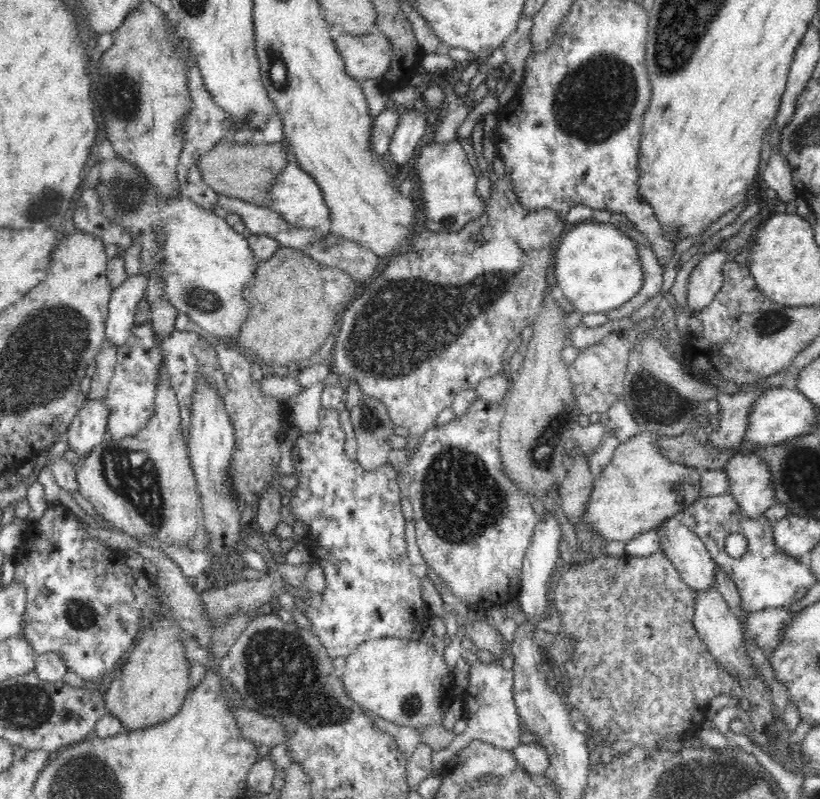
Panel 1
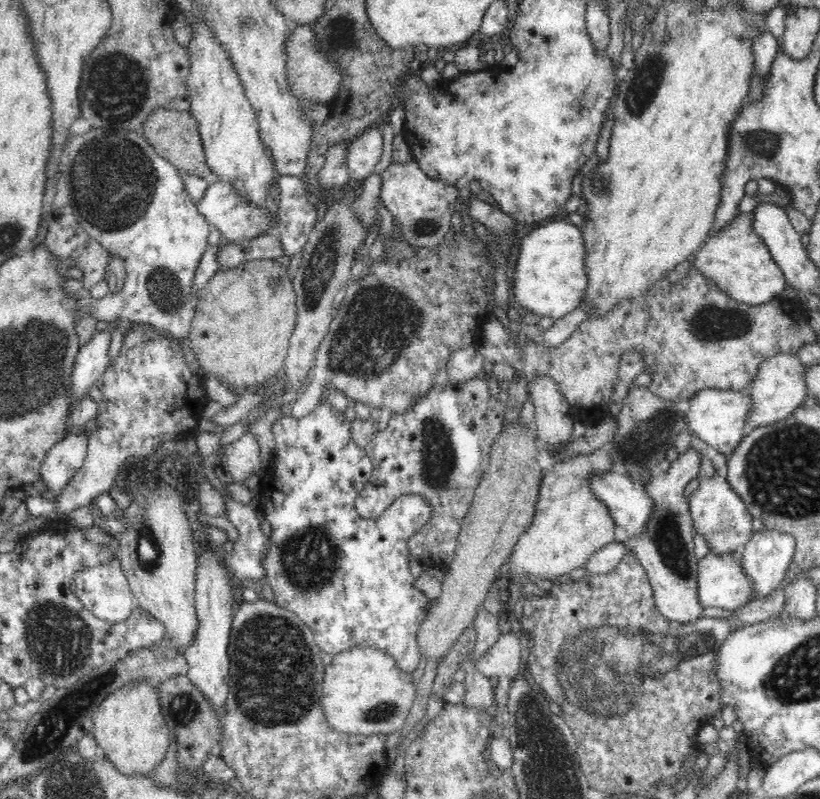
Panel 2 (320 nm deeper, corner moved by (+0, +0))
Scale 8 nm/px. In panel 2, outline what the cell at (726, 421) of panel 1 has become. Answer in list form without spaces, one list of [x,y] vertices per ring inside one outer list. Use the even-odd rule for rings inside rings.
[[[690,446],[679,455],[666,472],[656,473],[643,486],[654,503],[653,513],[645,529],[637,537],[628,537],[620,530],[621,541],[628,552],[634,553],[647,572],[658,611],[670,621],[690,623],[704,618],[704,607],[698,600],[698,565],[695,557],[693,522],[685,492],[692,478],[700,479],[700,453]]]

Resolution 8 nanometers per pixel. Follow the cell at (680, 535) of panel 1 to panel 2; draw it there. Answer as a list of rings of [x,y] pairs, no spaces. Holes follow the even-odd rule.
[[[620,470],[592,474],[590,488],[610,511],[613,522],[628,537],[637,537],[653,513],[654,503],[628,475]]]

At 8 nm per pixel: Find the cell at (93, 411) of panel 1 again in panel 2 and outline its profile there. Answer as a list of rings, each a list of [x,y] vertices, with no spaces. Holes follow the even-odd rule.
[[[85,431],[64,437],[50,448],[40,470],[46,488],[59,492],[73,480],[78,470],[84,466],[89,434]]]

